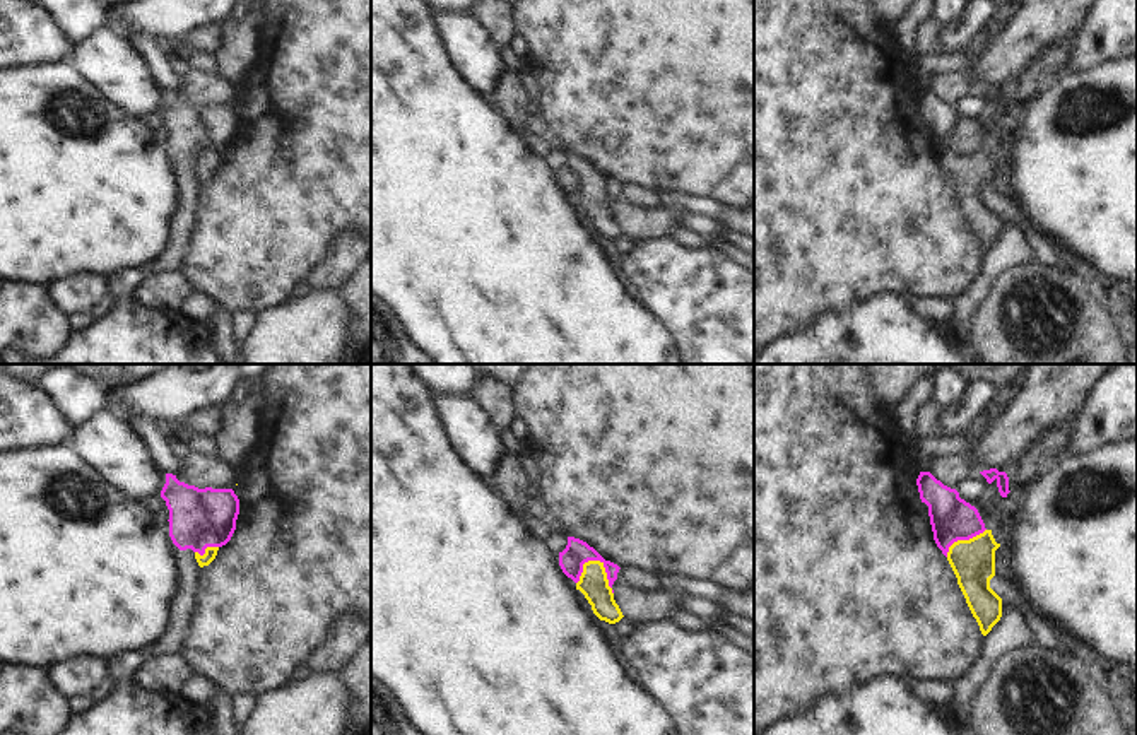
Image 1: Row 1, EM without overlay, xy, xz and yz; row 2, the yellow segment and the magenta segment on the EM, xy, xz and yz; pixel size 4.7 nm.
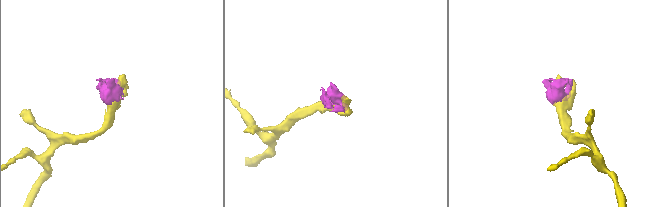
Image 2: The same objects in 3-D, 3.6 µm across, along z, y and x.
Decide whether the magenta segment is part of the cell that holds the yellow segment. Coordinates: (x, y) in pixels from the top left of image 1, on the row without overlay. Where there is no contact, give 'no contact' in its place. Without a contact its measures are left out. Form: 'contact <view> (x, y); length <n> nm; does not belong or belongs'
contact xz (604, 188); length 200 nm; does not belong

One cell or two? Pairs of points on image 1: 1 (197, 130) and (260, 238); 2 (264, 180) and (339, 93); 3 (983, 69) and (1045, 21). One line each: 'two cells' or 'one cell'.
1: two cells
2: one cell
3: one cell

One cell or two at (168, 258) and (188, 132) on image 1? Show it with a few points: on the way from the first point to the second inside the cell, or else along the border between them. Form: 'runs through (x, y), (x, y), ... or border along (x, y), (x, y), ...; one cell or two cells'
runs through (182, 228), (187, 212), (187, 163); one cell

